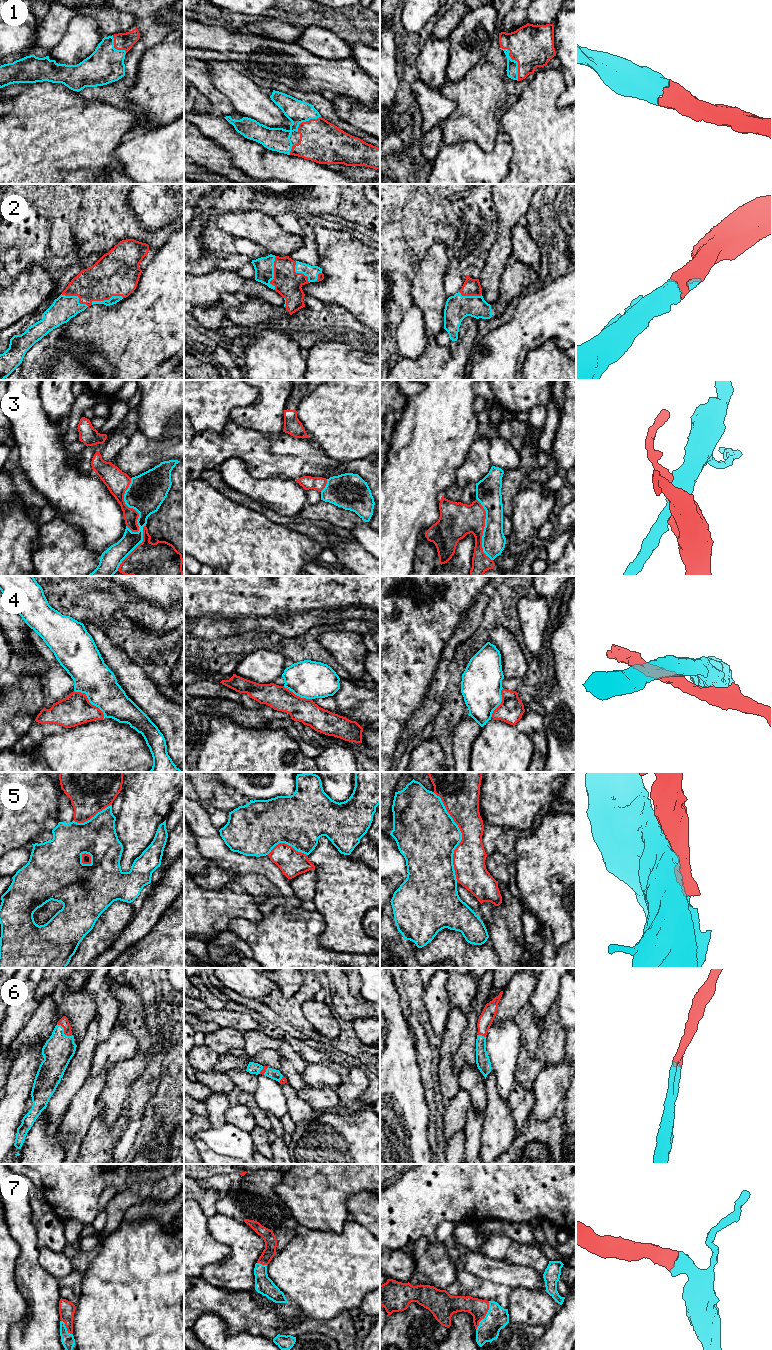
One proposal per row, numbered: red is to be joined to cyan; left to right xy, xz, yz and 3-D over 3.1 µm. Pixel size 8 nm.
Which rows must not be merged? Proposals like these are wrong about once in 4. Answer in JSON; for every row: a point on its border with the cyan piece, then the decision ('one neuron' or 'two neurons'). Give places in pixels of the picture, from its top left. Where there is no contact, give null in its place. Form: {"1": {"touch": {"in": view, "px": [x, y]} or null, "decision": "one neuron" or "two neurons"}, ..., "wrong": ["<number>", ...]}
{"1": {"touch": {"in": "yz", "px": [516, 61]}, "decision": "one neuron"}, "2": {"touch": {"in": "xz", "px": [273, 273]}, "decision": "one neuron"}, "3": {"touch": {"in": "xy", "px": [129, 507]}, "decision": "two neurons"}, "4": {"touch": {"in": "xy", "px": [89, 701]}, "decision": "two neurons"}, "5": {"touch": {"in": "yz", "px": [461, 836]}, "decision": "one neuron"}, "6": {"touch": {"in": "xy", "px": [63, 1032]}, "decision": "one neuron"}, "7": {"touch": {"in": "yz", "px": [486, 1315]}, "decision": "one neuron"}, "wrong": ["3", "4"]}

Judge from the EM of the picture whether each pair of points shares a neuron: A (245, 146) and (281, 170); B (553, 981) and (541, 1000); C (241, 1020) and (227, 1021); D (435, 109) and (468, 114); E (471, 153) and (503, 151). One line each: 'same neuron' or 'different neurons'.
A: same neuron
B: same neuron
C: same neuron
D: different neurons
E: same neuron

